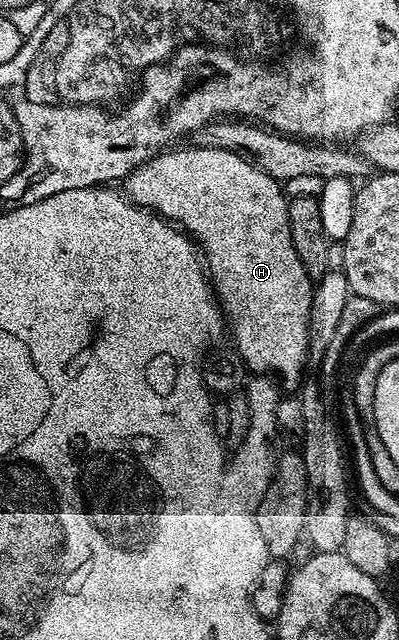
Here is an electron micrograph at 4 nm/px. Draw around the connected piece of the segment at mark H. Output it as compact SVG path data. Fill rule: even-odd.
M199 145L199 150L174 150L178 148L170 148L167 149L165 152L158 152L155 153L154 157L150 159L149 162L146 163L144 166L138 166L137 168L132 171L132 173L126 175L124 179L124 193L127 198L130 199L131 202L134 202L138 206L142 206L145 210L153 210L155 214L158 214L161 218L166 219L167 222L174 223L175 226L178 227L179 230L187 233L190 235L191 239L196 243L201 257L204 259L205 265L208 267L208 278L209 281L212 283L212 290L213 293L216 295L216 302L217 305L220 307L223 315L228 319L229 325L230 322L234 325L234 340L238 347L236 347L237 353L239 357L242 359L243 362L246 363L247 369L252 371L256 374L277 374L277 377L283 382L283 380L290 386L296 384L299 385L301 383L301 376L304 370L304 366L306 362L308 363L309 357L309 312L310 312L310 300L311 300L311 291L312 291L312 281L309 275L306 274L304 264L301 262L300 257L296 254L296 250L293 248L292 244L292 233L289 231L289 208L287 206L288 203L288 194L287 191L284 189L283 183L278 181L274 178L273 174L266 174L265 171L261 169L257 164L253 161L247 160L241 153L235 153L230 149L222 149L220 147L208 147L205 145Z

